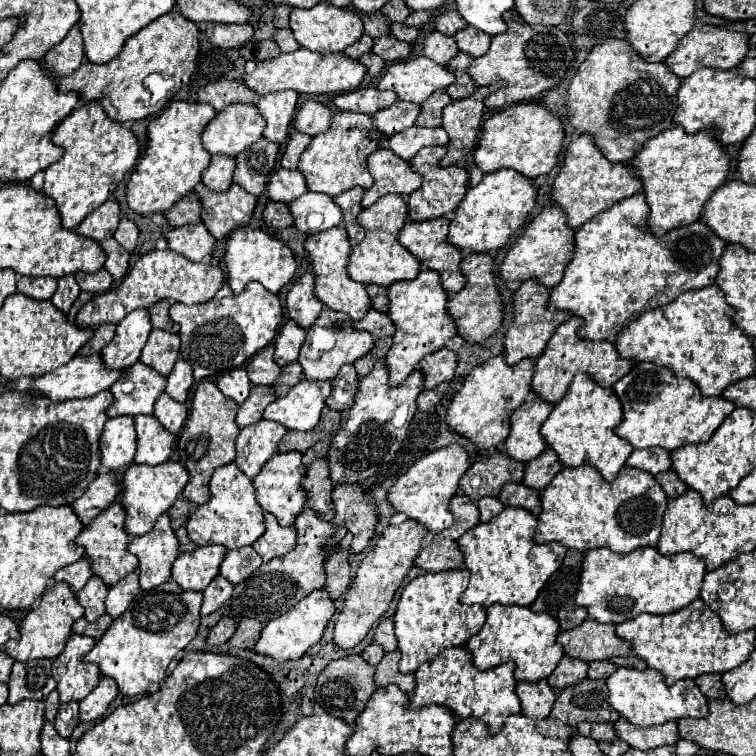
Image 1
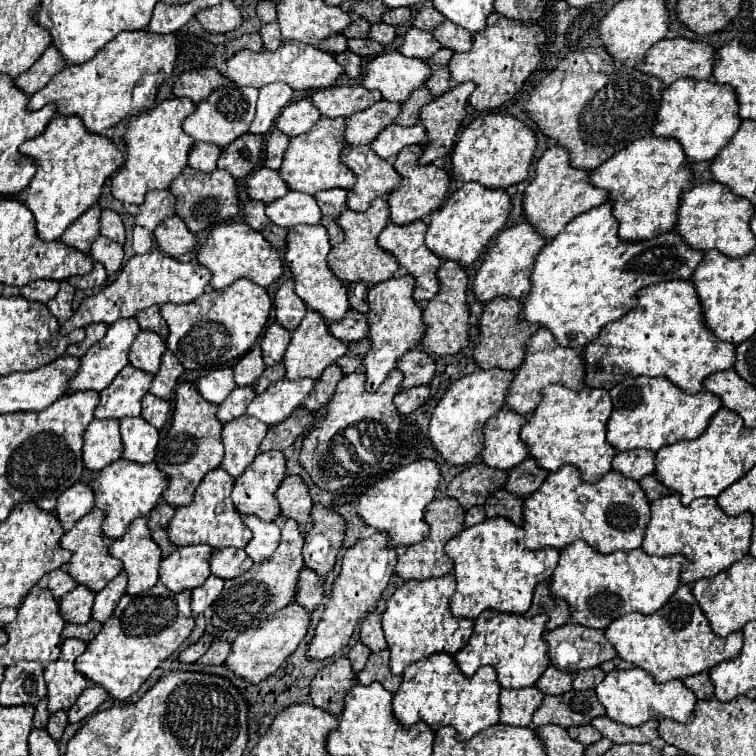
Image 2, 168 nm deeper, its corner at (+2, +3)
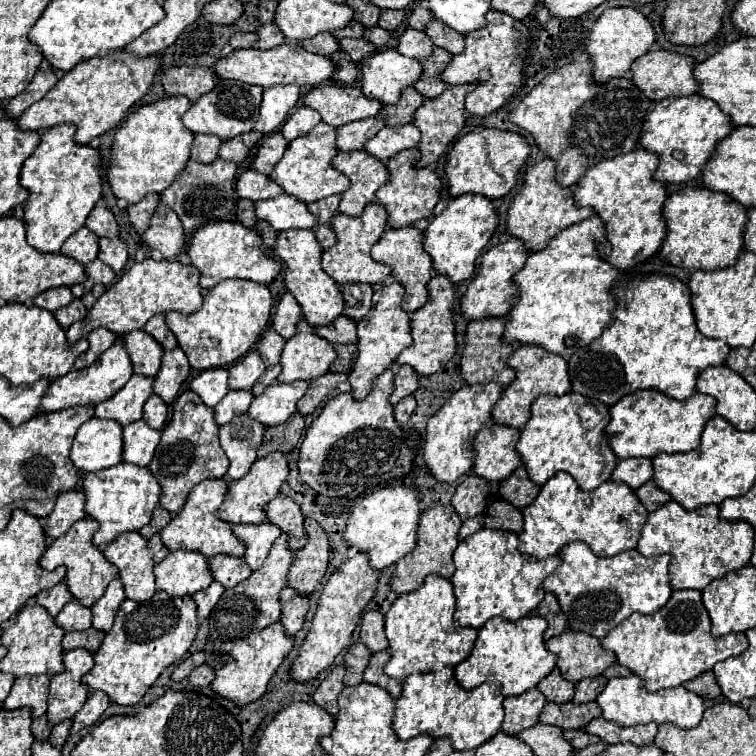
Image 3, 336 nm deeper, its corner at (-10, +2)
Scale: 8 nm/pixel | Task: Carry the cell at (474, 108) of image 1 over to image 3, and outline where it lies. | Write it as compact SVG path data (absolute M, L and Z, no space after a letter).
M462 84L462 86L448 86L448 90L444 94L440 94L438 98L428 98L414 114L414 126L420 128L422 132L422 140L420 140L420 152L422 152L422 158L420 158L420 166L428 166L428 164L434 164L438 162L440 158L444 158L448 154L448 150L452 148L456 136L460 134L460 130L464 128L466 124L466 118L464 118L464 98L466 94L470 94L472 86L468 84Z

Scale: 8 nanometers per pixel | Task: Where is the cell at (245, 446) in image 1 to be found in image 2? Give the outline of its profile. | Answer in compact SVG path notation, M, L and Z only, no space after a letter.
M240 415L238 419L224 423L222 445L226 455L220 467L228 475L238 477L254 461L266 431L268 431L268 425L264 425L262 421L250 415Z

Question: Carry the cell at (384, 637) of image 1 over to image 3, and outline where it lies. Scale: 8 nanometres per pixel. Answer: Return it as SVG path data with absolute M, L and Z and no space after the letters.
M372 610L372 612L366 612L362 616L360 638L362 638L362 642L368 646L368 650L372 654L388 648L388 638L384 634L384 616L380 612Z

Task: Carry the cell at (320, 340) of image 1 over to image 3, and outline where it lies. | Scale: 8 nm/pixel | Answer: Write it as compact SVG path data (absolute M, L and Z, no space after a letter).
M306 320L300 322L296 336L286 340L282 350L280 366L282 374L278 382L294 382L294 380L314 380L324 376L330 370L330 364L338 358L334 344L314 332Z

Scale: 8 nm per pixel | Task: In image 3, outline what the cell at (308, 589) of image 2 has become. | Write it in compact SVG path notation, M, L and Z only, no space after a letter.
M286 586L282 590L282 610L284 616L280 618L280 622L286 628L286 632L294 636L304 626L306 614L310 610L310 600L306 594L300 594L298 590Z

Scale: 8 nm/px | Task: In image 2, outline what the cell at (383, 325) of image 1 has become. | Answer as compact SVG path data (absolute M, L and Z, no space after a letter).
M348 311L340 321L330 323L330 333L340 341L360 341L368 335L366 315L358 311Z

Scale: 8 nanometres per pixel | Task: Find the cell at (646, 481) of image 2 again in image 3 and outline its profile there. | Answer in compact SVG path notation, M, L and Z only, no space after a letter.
M652 480L646 482L644 486L640 486L640 488L636 490L636 494L638 494L638 498L646 504L646 510L648 510L648 512L658 510L662 504L666 504L666 502L670 500L670 494L664 492L662 488L658 488Z

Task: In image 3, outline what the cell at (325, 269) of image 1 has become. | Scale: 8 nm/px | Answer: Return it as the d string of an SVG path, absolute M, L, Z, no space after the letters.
M284 230L274 244L274 256L284 262L284 282L288 292L300 302L304 318L312 326L326 326L344 312L344 296L338 284L322 268L322 246L314 230Z

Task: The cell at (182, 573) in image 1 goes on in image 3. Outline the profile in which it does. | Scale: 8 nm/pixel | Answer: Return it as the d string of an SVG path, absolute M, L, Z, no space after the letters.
M196 550L170 552L156 564L156 588L172 596L192 596L210 586L212 580L208 558Z

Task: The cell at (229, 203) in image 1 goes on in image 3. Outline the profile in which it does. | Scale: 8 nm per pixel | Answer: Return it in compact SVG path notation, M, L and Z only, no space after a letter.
M218 158L214 164L202 166L194 160L190 160L186 170L180 174L180 178L176 178L176 182L172 182L172 186L168 186L162 192L162 202L178 214L186 234L190 236L196 228L200 228L208 222L234 220L234 214L236 214L234 182L236 182L236 164L234 162L224 162L222 158Z

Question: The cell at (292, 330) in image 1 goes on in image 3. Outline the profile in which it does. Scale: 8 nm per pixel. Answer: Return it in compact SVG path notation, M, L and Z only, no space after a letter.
M268 328L262 334L260 342L256 344L256 350L262 354L266 366L274 366L274 364L280 362L280 354L282 354L284 344L286 344L286 340L280 334L276 334L274 328Z

